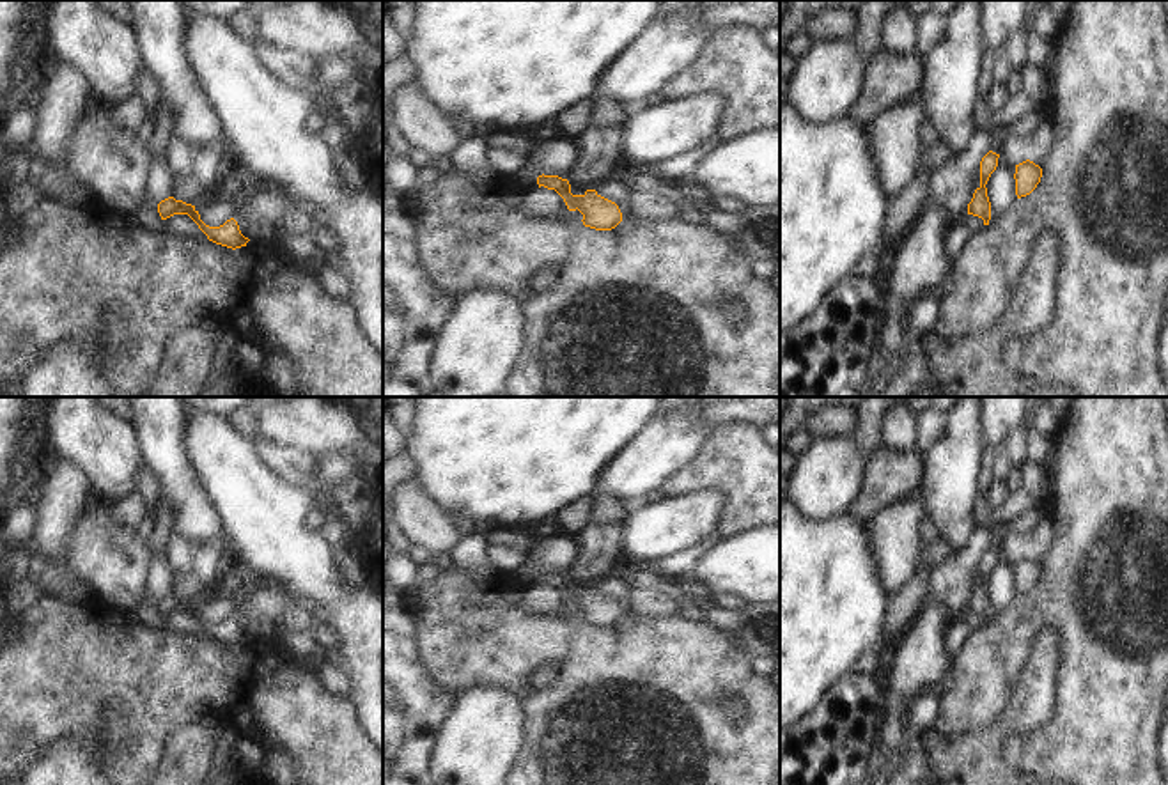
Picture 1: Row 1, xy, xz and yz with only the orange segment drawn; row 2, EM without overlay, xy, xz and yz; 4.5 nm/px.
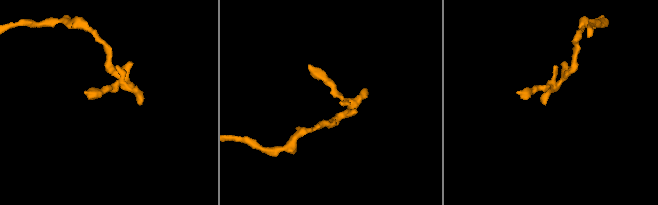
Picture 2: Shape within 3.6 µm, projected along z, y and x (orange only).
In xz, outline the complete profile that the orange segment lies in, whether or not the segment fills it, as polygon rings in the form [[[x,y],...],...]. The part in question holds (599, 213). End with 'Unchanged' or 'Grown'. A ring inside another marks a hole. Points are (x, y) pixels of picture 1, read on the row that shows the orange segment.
[[[539,175],[539,188],[555,190],[565,202],[569,211],[580,211],[583,214],[583,225],[596,230],[611,230],[622,222],[619,206],[596,190],[587,190],[583,195],[572,195],[567,179],[558,175]]]. Unchanged

